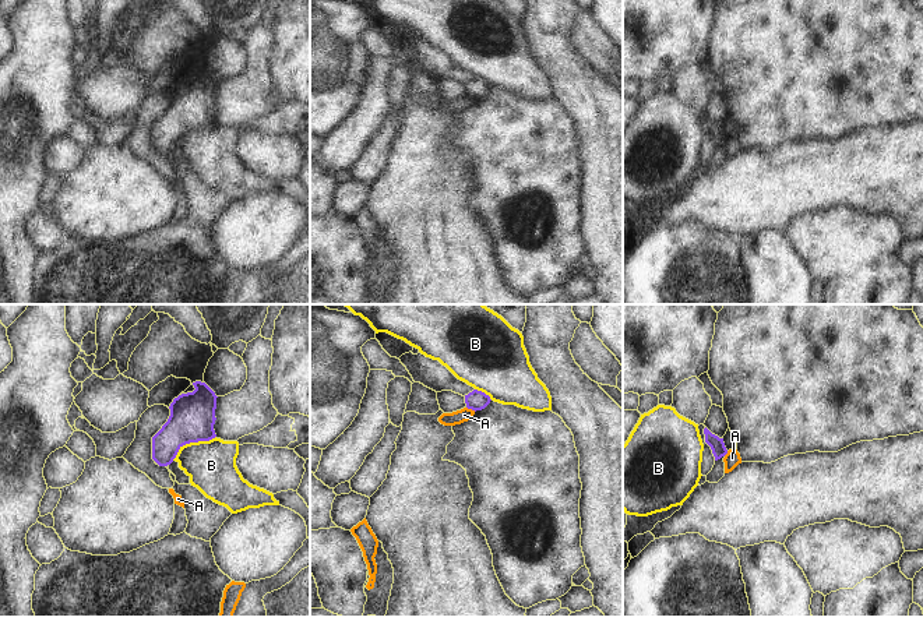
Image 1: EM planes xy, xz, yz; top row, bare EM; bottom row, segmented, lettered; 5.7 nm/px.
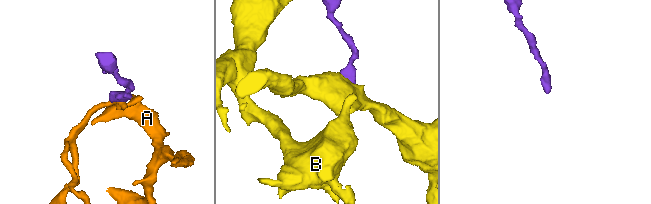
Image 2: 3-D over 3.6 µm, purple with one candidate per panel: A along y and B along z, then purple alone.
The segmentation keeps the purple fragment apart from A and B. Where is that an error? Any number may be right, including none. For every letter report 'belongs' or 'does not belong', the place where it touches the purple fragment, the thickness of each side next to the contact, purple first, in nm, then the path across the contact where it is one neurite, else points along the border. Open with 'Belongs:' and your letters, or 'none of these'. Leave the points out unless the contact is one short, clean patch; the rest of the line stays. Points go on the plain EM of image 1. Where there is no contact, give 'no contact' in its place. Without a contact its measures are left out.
Belongs: none of these
A: does not belong; meets purple in xz at (471, 95); 110 nm thick on the purple side, 80 nm on the other; border along xz (467, 94), (475, 98)
B: does not belong; meets purple in xy at (192, 129); 260 nm thick on the purple side, 280 nm on the other; border along xy (215, 123), (208, 127), (186, 130), (172, 147)

